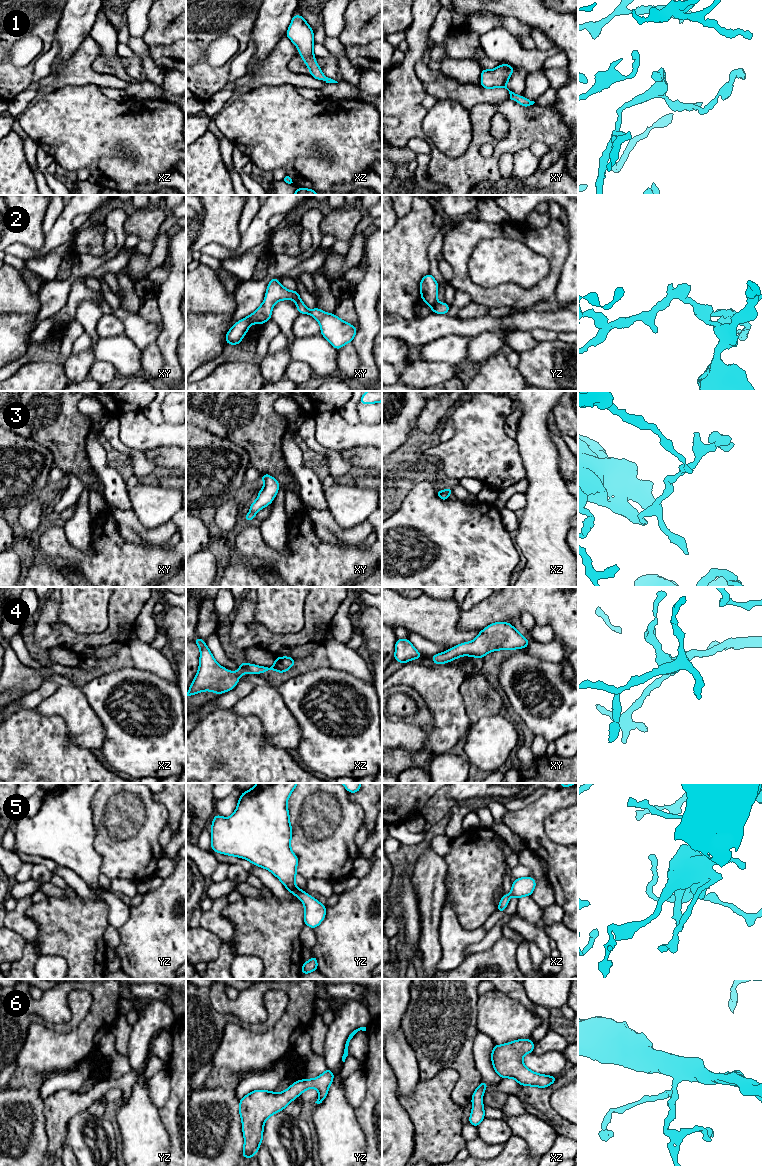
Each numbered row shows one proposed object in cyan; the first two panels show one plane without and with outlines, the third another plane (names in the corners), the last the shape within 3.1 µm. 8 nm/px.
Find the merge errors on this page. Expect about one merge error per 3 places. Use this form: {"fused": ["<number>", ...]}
{"fused": ["3"]}

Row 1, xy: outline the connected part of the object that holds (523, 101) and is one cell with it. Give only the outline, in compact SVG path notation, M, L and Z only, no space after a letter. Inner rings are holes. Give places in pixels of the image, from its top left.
M501 64L495 69L481 71L481 87L486 89L503 87L509 91L510 99L517 101L524 107L530 107L535 102L519 96L507 88L507 82L510 79L514 67L509 64Z

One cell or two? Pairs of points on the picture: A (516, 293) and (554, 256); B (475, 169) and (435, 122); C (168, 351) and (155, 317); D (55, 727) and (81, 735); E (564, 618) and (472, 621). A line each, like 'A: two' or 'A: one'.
A: one
B: two
C: two
D: two
E: one

